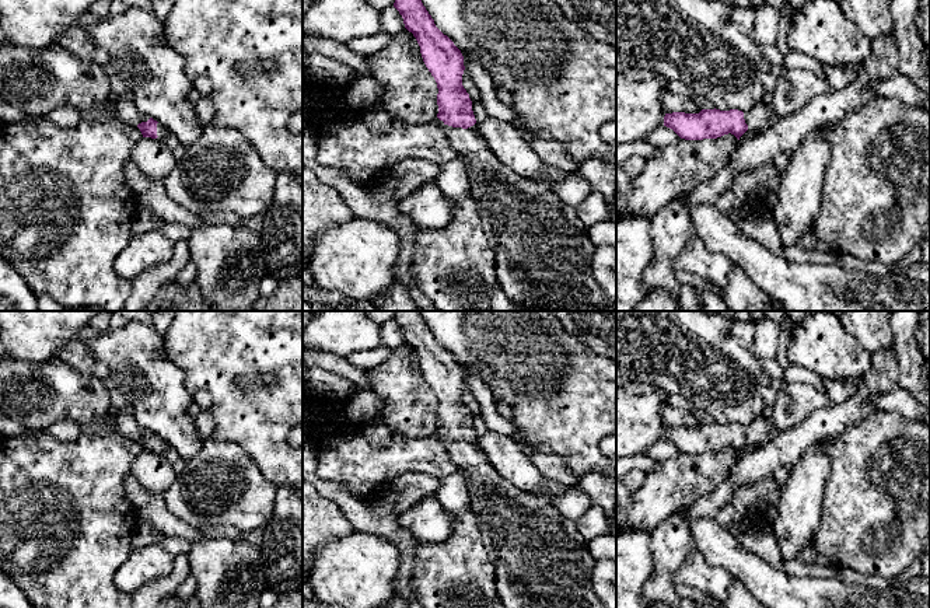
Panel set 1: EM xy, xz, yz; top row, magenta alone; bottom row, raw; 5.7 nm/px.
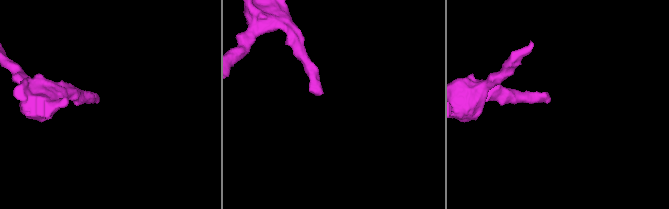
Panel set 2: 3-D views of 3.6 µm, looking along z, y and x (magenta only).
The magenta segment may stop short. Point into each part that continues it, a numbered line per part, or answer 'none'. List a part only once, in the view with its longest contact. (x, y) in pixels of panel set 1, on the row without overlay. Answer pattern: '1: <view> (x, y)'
1: xz (541, 559)

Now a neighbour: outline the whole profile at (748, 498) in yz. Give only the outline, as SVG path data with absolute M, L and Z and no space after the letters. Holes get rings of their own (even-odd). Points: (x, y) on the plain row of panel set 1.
M773 475L756 483L744 485L735 492L733 506L740 513L742 520L755 517L758 516L761 503L773 489L776 489Z

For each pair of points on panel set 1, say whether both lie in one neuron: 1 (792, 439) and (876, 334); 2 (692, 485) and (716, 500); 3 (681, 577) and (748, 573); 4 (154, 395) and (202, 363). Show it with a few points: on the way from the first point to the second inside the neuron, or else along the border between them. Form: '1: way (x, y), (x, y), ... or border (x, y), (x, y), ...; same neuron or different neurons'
1: border (892, 342), (871, 353); different neurons
2: border (730, 474), (689, 509); different neurons
3: border (702, 555), (710, 565), (723, 569), (731, 577); different neurons
4: border (165, 348), (192, 397); different neurons

